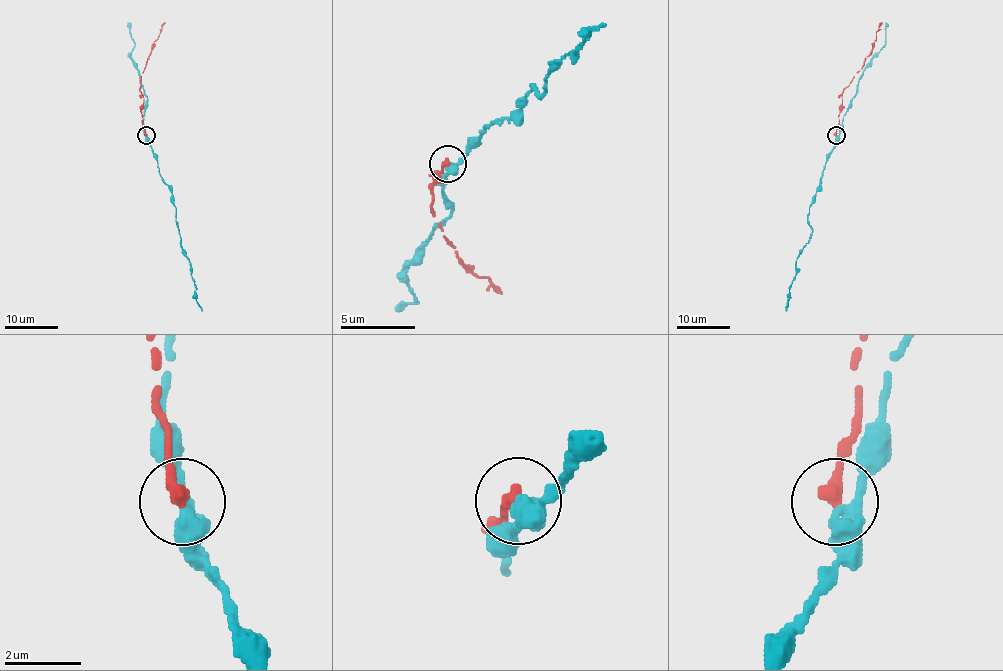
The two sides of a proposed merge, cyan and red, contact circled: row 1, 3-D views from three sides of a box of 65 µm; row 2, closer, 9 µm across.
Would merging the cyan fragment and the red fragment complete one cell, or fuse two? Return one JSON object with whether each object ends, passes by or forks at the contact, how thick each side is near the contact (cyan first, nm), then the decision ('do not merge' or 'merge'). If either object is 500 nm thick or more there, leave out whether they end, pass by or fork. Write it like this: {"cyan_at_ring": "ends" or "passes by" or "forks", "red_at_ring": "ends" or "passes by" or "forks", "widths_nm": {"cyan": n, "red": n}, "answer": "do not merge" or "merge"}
{"cyan_at_ring": "passes by", "red_at_ring": "ends", "widths_nm": {"cyan": 400, "red": 360}, "answer": "do not merge"}

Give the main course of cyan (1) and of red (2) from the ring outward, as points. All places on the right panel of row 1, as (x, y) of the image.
1: (836, 136), (836, 146), (809, 207), (812, 236), (796, 258), (785, 310)
2: (836, 135), (841, 95), (870, 53), (882, 22)

